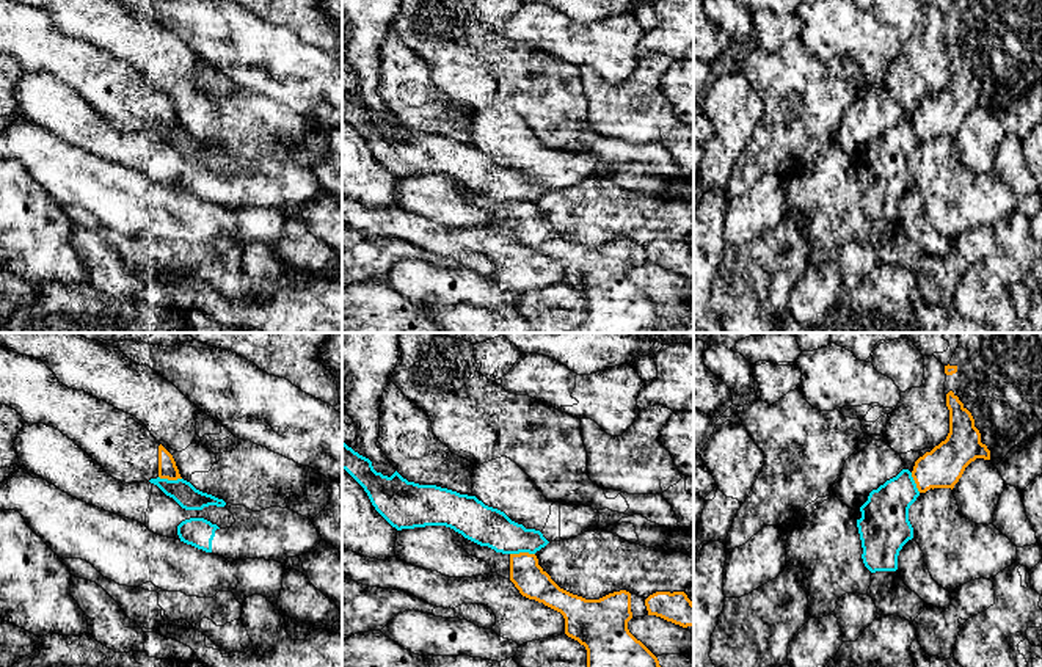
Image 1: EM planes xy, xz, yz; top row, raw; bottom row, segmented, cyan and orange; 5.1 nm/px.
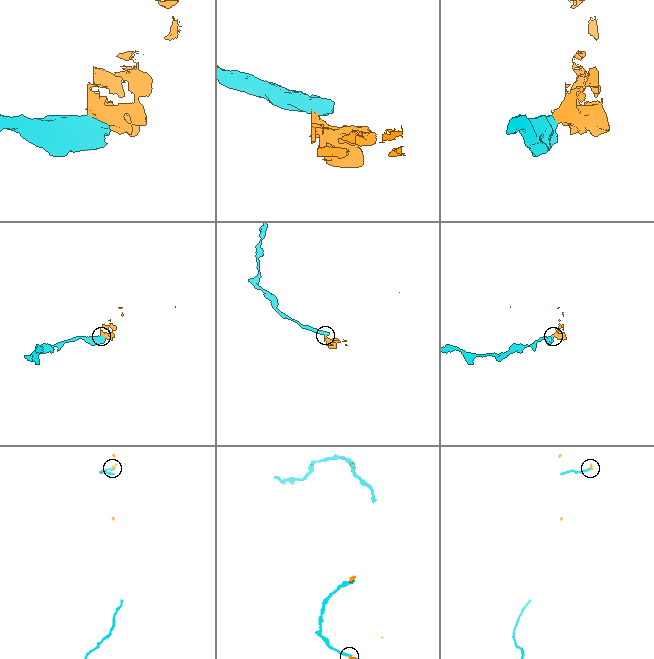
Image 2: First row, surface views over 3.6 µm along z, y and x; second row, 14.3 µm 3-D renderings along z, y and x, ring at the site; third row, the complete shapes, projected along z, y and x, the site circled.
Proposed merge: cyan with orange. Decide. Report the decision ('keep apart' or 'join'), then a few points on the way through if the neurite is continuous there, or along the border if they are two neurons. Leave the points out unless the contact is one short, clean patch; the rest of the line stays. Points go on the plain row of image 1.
keep apart

